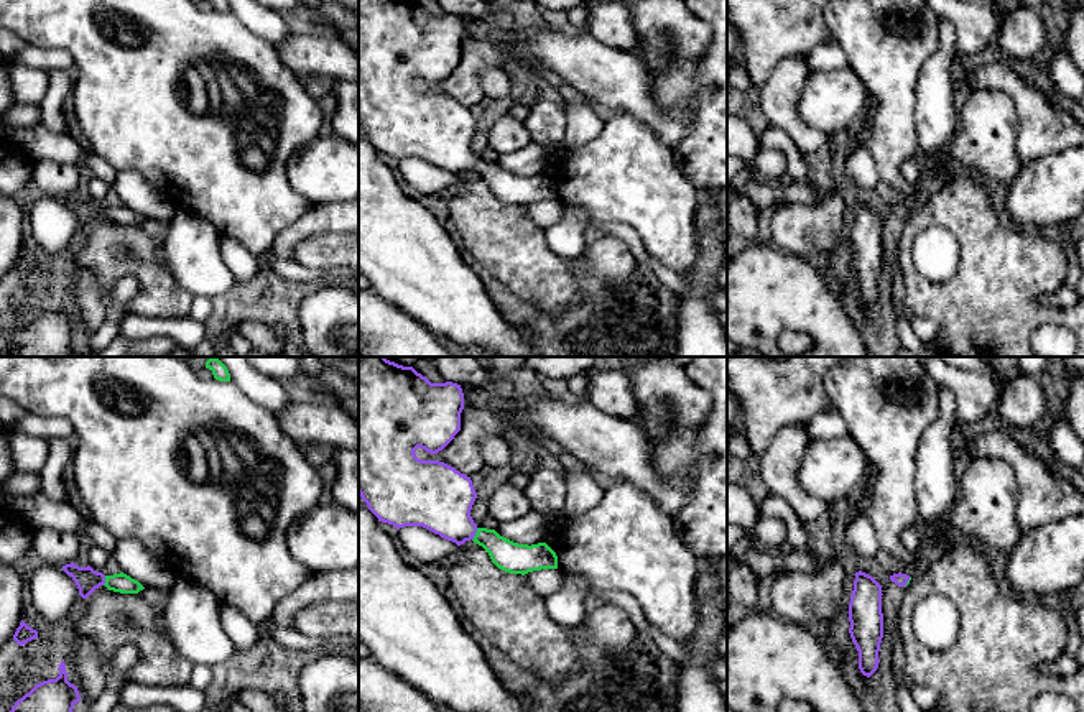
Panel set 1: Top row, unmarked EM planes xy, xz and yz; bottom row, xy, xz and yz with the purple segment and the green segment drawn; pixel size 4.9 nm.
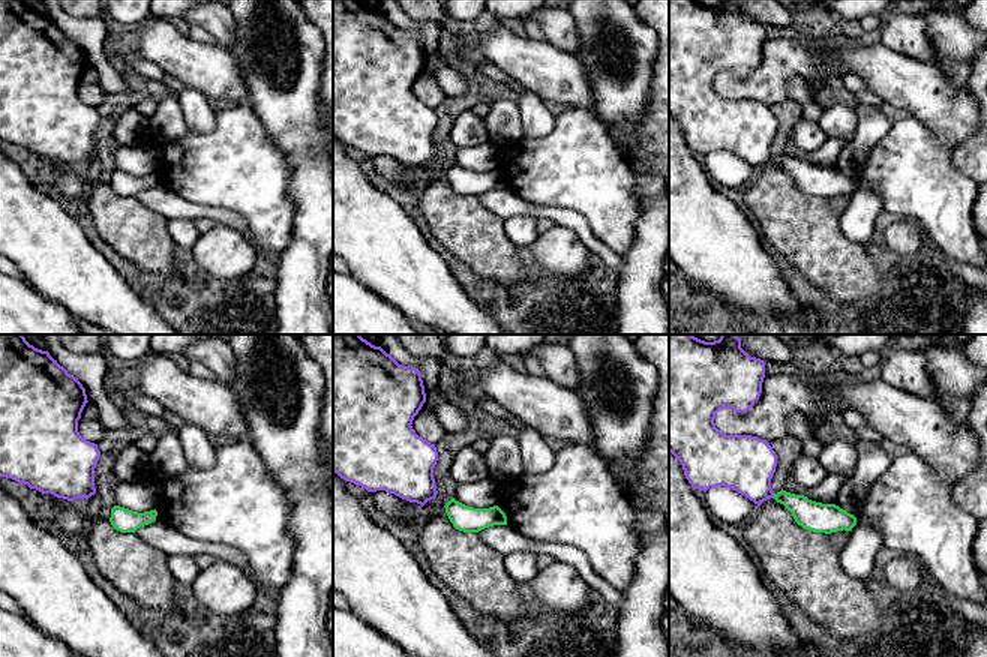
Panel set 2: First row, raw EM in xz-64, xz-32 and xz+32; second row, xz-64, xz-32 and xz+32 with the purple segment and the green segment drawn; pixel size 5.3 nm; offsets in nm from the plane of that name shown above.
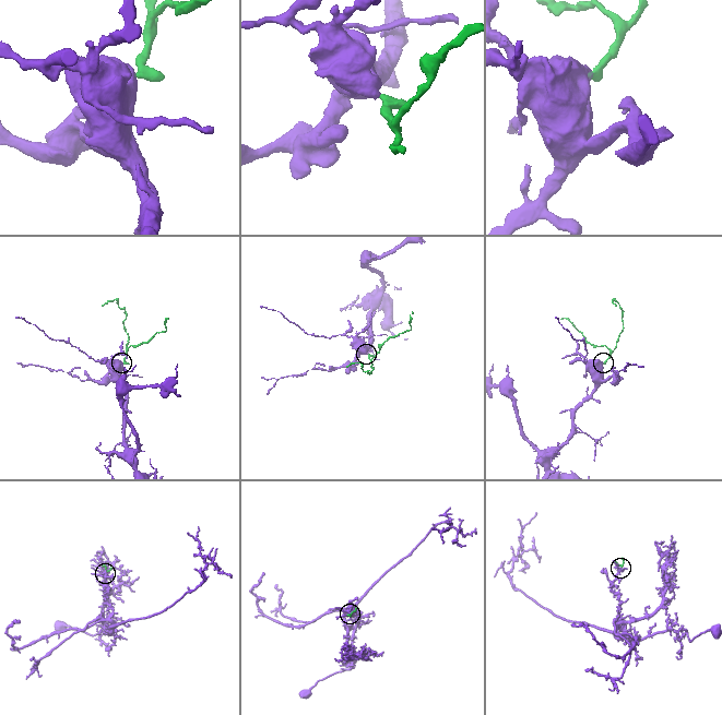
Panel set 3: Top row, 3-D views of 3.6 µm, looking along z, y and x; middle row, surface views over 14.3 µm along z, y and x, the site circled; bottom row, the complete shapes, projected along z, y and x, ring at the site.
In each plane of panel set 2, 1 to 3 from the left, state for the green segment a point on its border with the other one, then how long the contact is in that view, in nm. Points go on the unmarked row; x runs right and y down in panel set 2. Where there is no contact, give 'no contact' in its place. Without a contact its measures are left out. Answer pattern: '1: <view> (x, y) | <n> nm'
1: no contact
2: no contact
3: xz+32 (773, 159) | 30 nm

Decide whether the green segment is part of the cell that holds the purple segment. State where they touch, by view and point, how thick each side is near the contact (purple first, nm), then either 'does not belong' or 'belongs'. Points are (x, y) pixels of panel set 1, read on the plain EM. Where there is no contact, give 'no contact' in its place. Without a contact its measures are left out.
xz (474, 166) | 320/150 nm | belongs

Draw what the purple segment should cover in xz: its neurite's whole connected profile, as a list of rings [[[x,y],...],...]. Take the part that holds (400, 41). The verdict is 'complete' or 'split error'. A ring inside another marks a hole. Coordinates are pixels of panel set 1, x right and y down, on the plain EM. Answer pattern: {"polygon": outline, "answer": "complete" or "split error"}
{"polygon": [[[359,0],[359,127],[378,153],[396,161],[423,158],[457,178],[472,171],[505,204],[558,201],[558,187],[546,174],[518,176],[474,155],[470,141],[477,125],[470,109],[444,94],[416,89],[418,79],[438,86],[454,71],[462,41],[457,15],[431,15],[415,0]]], "answer": "split error"}

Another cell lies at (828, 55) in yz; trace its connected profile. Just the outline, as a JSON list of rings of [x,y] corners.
[[[834,41],[821,43],[806,59],[811,72],[849,67],[845,53]]]

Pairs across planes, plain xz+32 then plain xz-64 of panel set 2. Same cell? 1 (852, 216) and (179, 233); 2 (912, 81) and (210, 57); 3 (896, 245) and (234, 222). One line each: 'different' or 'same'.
1: same
2: same
3: different

